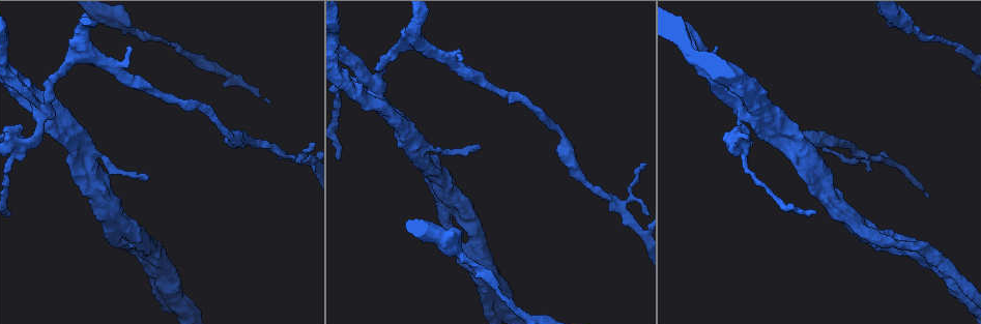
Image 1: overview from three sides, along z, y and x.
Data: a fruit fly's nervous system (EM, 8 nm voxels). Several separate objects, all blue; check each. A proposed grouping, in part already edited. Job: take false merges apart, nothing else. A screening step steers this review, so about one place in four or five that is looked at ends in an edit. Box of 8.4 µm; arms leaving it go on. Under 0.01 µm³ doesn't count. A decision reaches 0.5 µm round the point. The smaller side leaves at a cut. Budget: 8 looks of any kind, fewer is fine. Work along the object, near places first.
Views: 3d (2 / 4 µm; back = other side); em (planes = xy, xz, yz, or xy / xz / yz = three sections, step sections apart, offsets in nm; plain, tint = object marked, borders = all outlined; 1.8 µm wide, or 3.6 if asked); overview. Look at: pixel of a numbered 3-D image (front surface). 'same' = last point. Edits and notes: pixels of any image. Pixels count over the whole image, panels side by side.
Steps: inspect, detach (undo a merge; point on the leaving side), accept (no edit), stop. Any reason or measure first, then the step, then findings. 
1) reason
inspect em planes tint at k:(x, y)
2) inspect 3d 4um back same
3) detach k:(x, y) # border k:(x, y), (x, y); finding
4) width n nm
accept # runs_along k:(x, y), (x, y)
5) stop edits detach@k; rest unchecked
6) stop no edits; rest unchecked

inspect em 3.6um planes tint at 1:(175, 297)

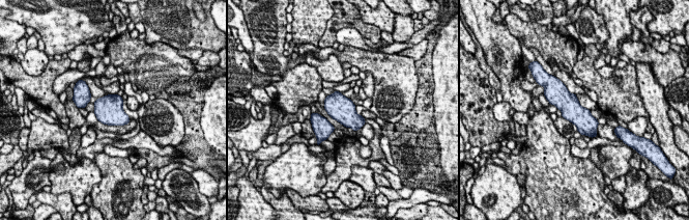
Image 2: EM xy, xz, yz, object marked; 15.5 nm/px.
accept # runs_along 2:(556, 87), (558, 94), (594, 133); continuous, no second neuron

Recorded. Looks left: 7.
calibre changes
inspect 3d 4um at 1:(482, 259)

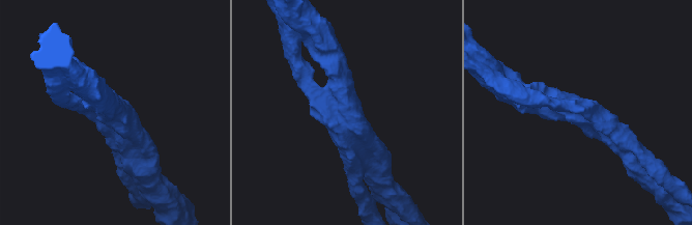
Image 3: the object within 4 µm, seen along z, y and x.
inspect em planes tint at 3:(346, 109)

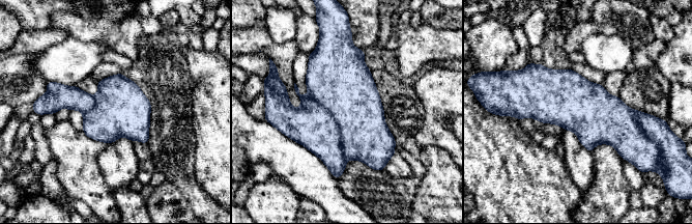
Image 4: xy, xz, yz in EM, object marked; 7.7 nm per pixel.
width 420 nm
accept # one neuron here

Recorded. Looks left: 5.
branch point
inspect em planes tint at 1:(856, 222)

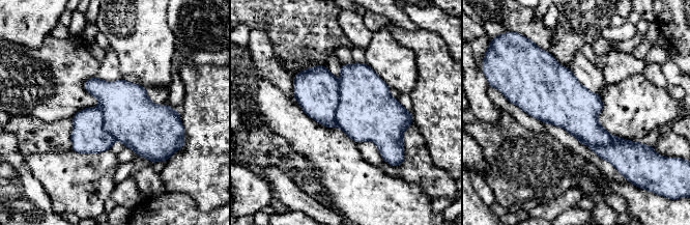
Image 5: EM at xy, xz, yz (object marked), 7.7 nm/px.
accept # one neuron here

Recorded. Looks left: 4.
stop no edits; rest unchecked

